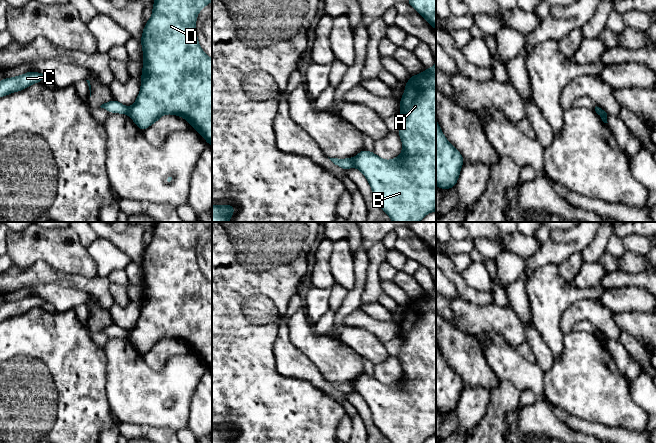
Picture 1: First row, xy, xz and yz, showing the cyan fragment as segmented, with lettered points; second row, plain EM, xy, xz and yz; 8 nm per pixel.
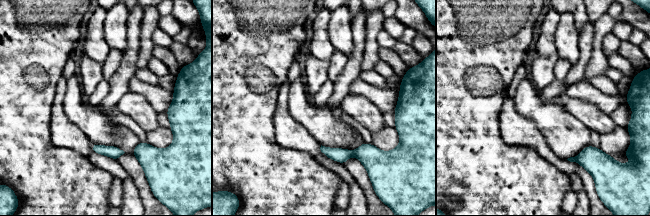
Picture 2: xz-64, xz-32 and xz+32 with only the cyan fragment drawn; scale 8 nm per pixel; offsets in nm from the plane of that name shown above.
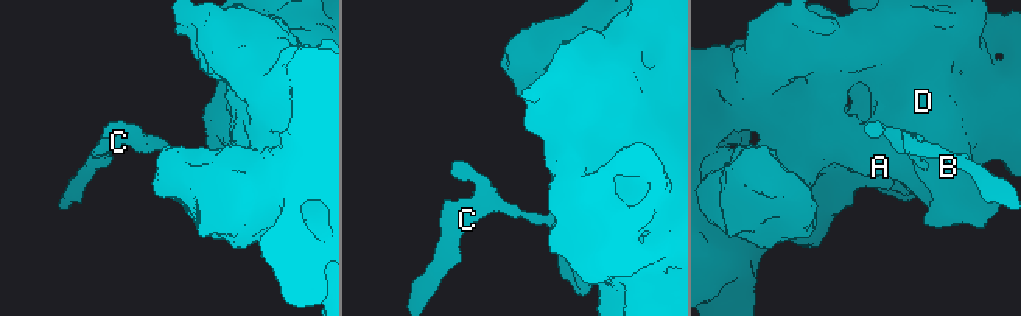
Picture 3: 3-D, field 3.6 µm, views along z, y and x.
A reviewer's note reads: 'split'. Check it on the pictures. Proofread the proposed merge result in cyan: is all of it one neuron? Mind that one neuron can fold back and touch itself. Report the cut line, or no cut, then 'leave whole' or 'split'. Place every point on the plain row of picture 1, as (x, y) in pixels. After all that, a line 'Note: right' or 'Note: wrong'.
cut xz (351, 382), (353, 390); split
Note: right

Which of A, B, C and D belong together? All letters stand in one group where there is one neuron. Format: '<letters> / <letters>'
A B D / C

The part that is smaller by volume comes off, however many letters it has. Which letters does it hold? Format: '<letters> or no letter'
C

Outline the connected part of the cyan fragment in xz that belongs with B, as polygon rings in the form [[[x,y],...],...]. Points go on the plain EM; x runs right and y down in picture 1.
[[[436,284],[432,292],[411,300],[405,308],[398,335],[402,341],[397,355],[403,369],[401,378],[395,383],[384,384],[364,373],[352,382],[353,391],[363,397],[370,408],[375,426],[391,443],[423,443],[430,436],[436,435]]]

